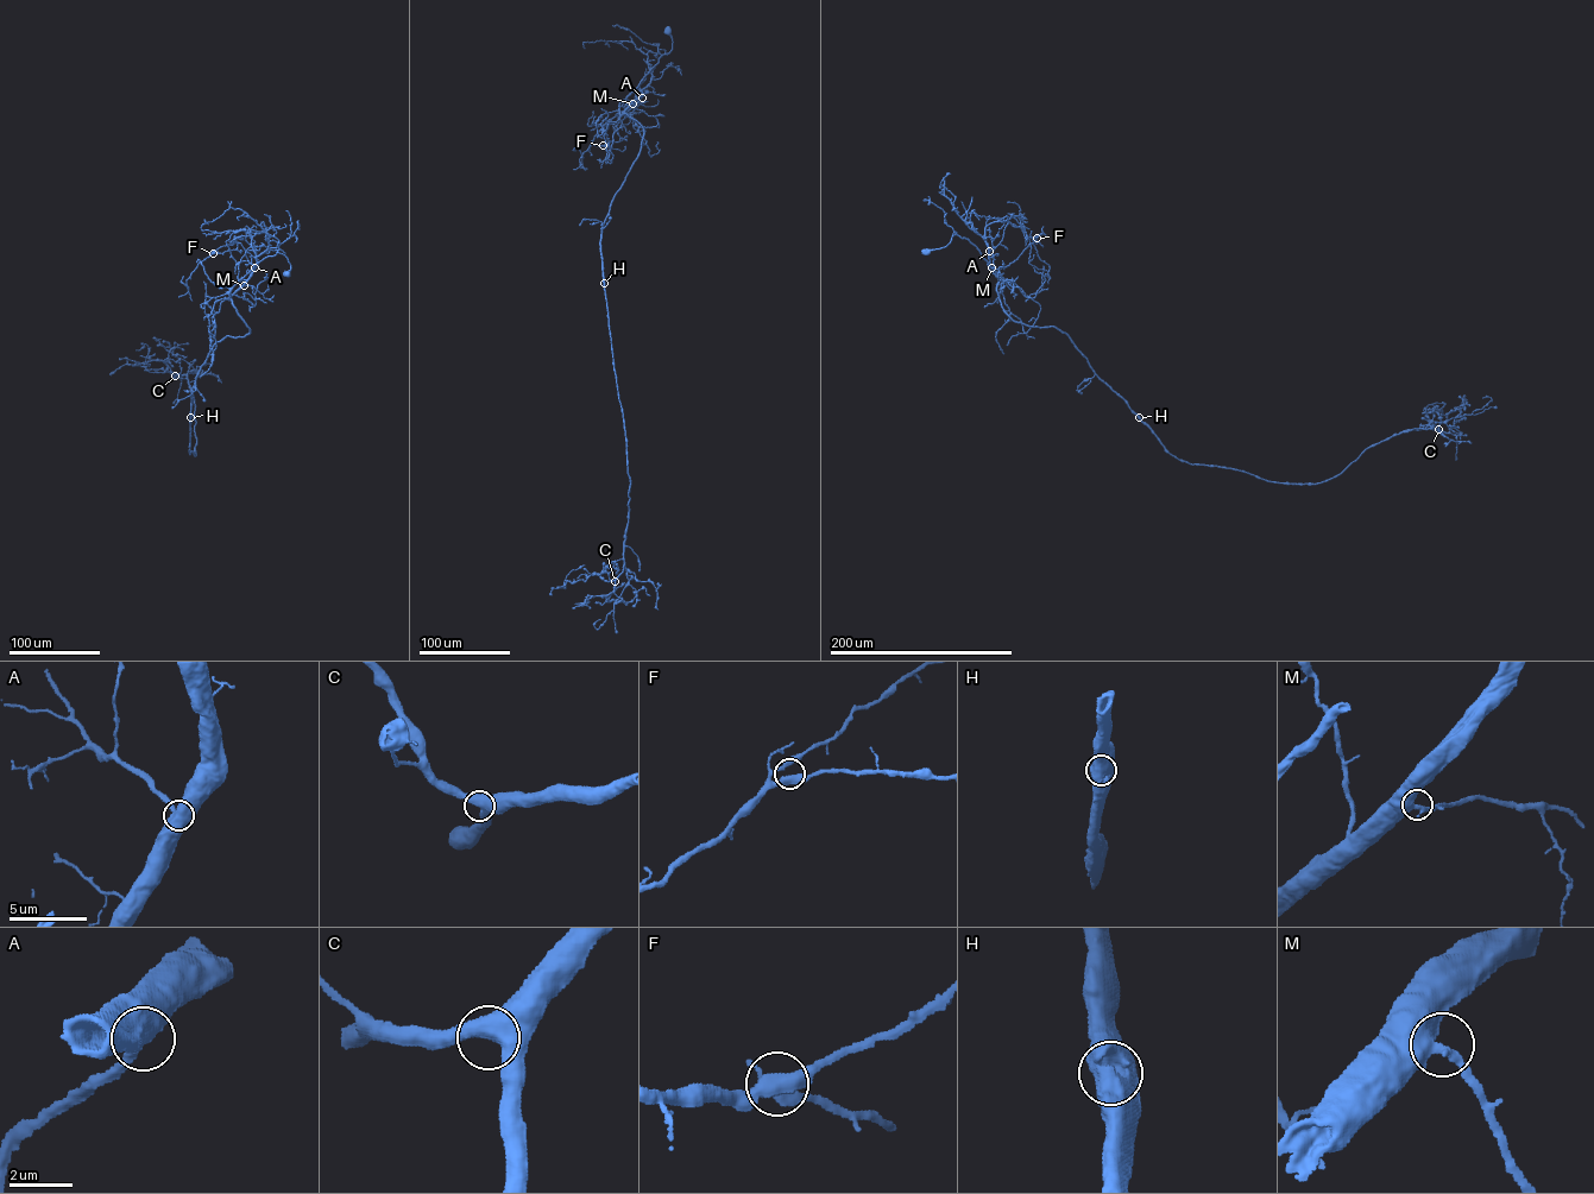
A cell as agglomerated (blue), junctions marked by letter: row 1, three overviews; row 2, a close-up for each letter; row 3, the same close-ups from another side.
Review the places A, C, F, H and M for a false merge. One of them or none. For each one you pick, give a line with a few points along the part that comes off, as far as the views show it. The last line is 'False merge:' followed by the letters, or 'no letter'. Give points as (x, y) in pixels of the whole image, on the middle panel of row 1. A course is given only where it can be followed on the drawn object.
False merge: no letter

